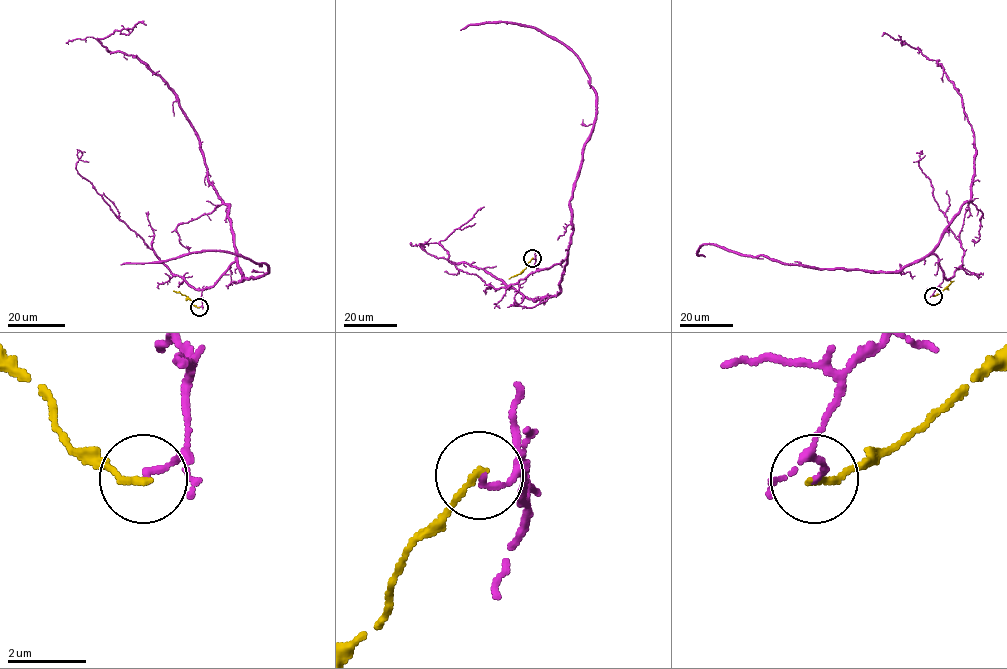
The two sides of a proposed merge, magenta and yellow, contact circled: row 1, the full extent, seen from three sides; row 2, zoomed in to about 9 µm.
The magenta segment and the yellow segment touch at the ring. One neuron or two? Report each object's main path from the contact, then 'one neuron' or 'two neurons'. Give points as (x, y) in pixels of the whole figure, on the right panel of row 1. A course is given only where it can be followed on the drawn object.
magenta via (933, 296), (944, 272), (933, 254), (883, 272), (781, 264), (714, 244), (697, 250), (705, 256) | yellow via (933, 296), (954, 280) | two neurons

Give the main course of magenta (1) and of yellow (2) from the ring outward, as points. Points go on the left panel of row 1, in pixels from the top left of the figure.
1: (199, 307), (202, 290), (235, 261), (242, 274), (239, 281), (266, 274), (267, 267), (220, 251), (120, 264)
2: (199, 307), (186, 295), (173, 290)

